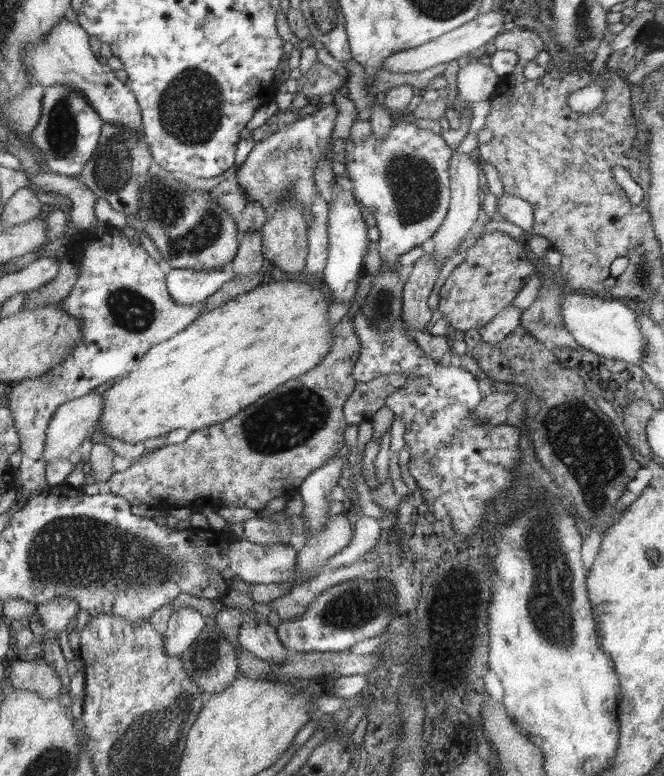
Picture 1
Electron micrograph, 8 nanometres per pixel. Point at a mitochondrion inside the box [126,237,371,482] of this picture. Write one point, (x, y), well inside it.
(285, 421)

